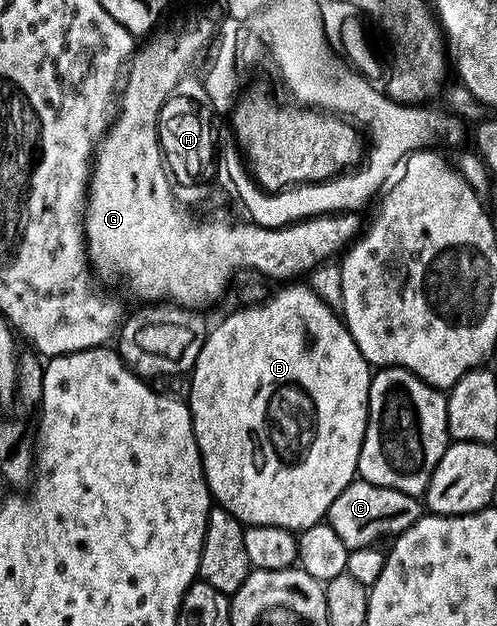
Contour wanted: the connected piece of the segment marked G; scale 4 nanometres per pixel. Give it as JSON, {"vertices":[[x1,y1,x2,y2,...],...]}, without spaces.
{"vertices":[[192,18,182,20,177,26,167,27,165,30,158,30,145,41,146,45,139,47,134,55,130,57,130,63,124,73,124,83,120,88,120,105,118,115,114,118,114,123,110,129,102,135,98,141,98,147,92,157,92,171,90,173,90,182,88,185,88,199,86,201,86,211,84,213,84,227,86,230,86,255,95,277,103,276,106,280,126,280,126,288,135,296,138,302,169,302,179,304,182,308,193,308,195,310,205,309,205,304,214,304,226,292,226,287,231,287,233,280,243,270,253,270,259,272,265,278,278,280,277,282,290,282,295,278,305,277,313,268,331,259,332,255,339,255,360,233,364,224,361,215,358,212,330,213,328,215,314,216,312,219,300,220,295,224,286,224,280,228,266,228,259,224,248,226,248,228,234,228,228,230,226,226,212,226,212,224,198,224,190,220,188,216,183,215,176,207,175,189,170,189,172,185,171,177,168,175,166,161,162,158,162,147,158,141,158,111,164,106,164,102,169,96,175,95,179,91,178,83,186,76,186,71,201,58,207,55,212,41,215,39,216,29,214,21,208,18]]}

